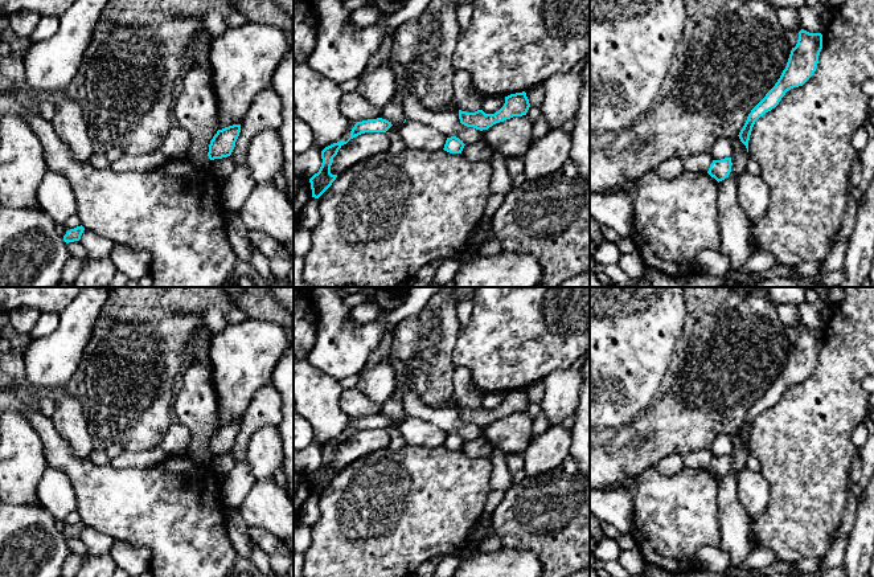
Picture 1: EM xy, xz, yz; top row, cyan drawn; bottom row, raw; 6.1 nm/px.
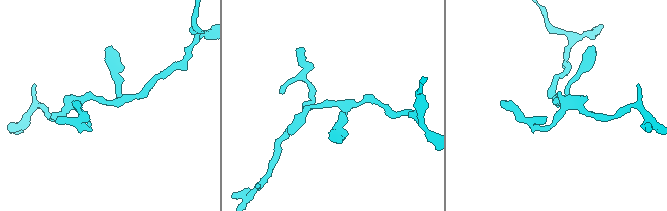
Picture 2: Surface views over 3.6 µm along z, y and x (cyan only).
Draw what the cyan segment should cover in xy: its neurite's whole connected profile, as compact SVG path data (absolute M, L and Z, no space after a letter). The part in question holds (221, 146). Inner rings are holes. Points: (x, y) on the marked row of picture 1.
M233 124L218 130L209 144L209 159L214 160L230 156L235 147L239 132L241 124Z

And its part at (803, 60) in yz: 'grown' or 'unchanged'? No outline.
unchanged

